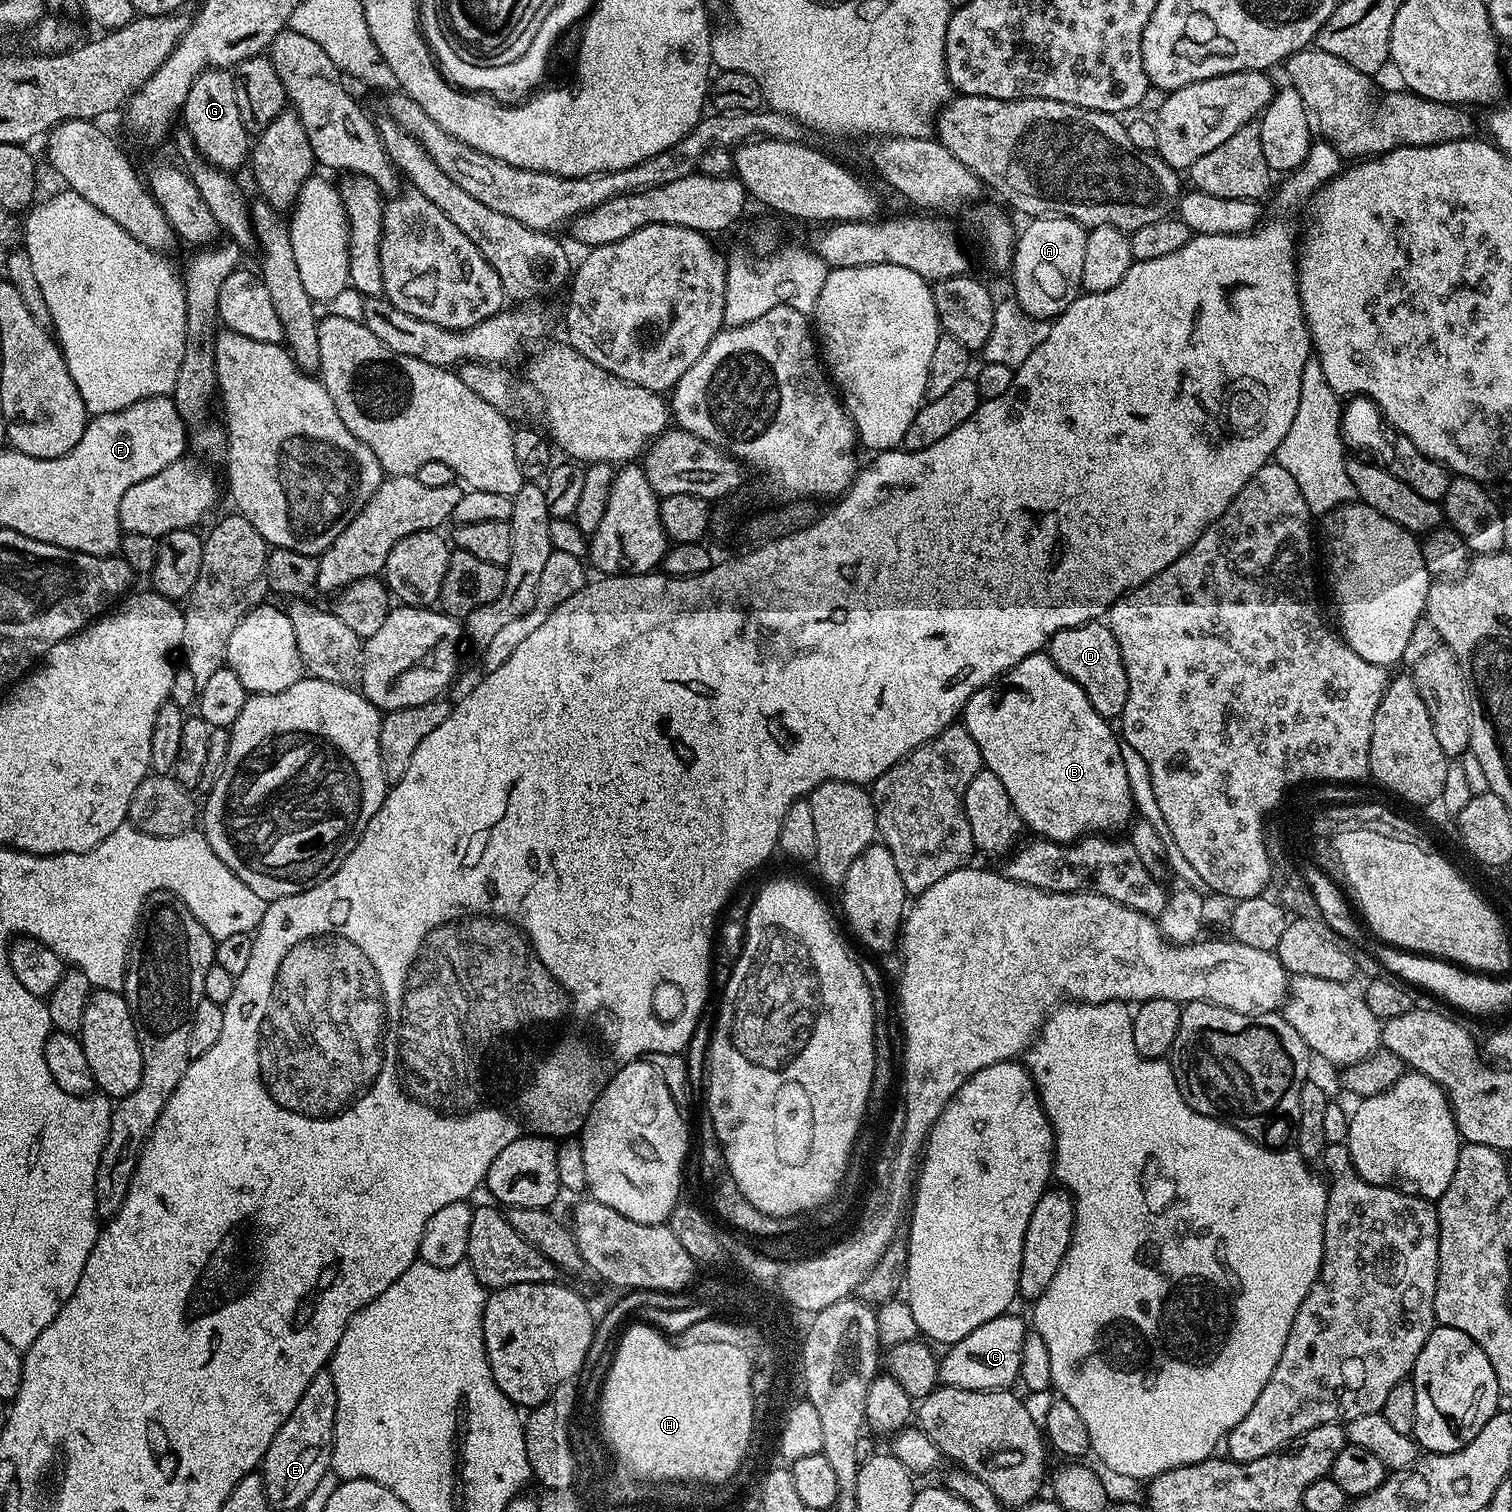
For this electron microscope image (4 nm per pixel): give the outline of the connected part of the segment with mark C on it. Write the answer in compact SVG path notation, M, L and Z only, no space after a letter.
M1005 1314L982 1322L978 1330L970 1330L957 1344L947 1345L945 1356L939 1357L939 1383L945 1388L961 1388L967 1392L998 1392L1013 1387L1024 1364L1024 1320Z

